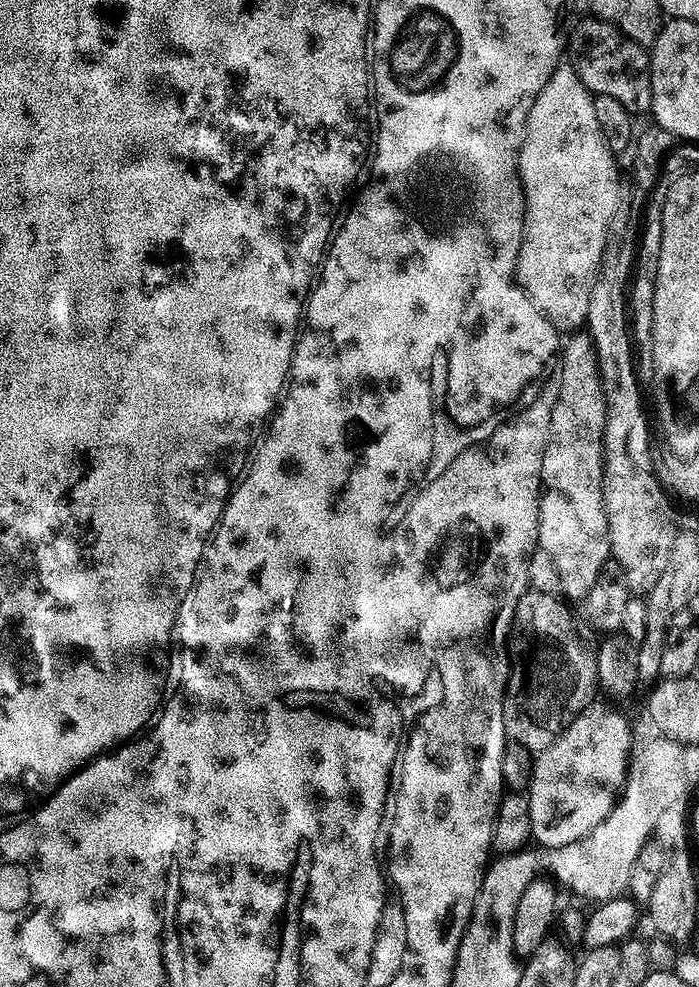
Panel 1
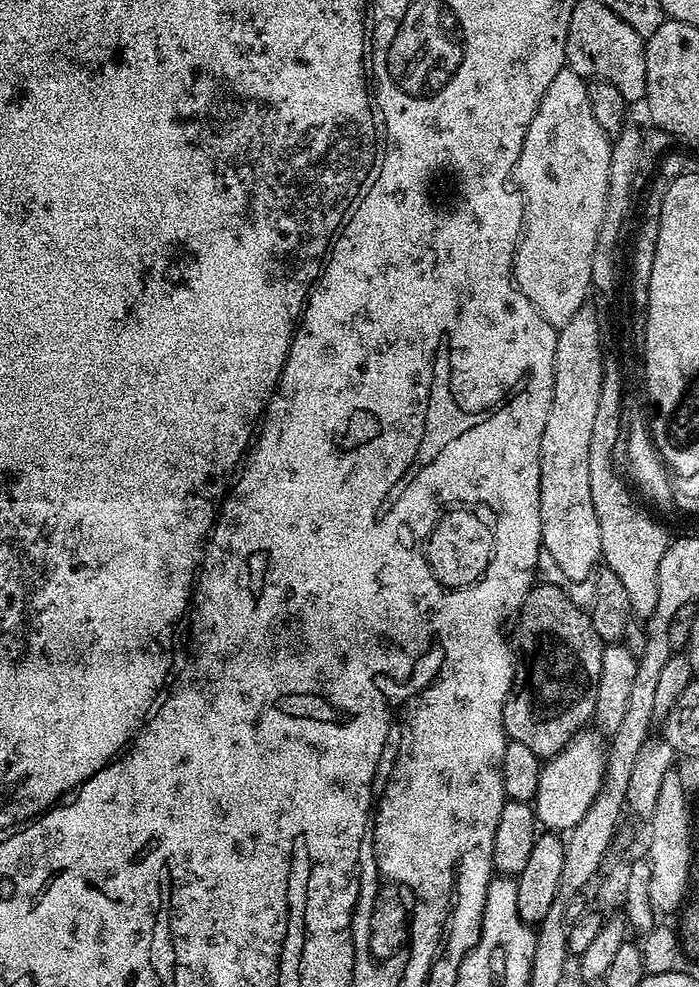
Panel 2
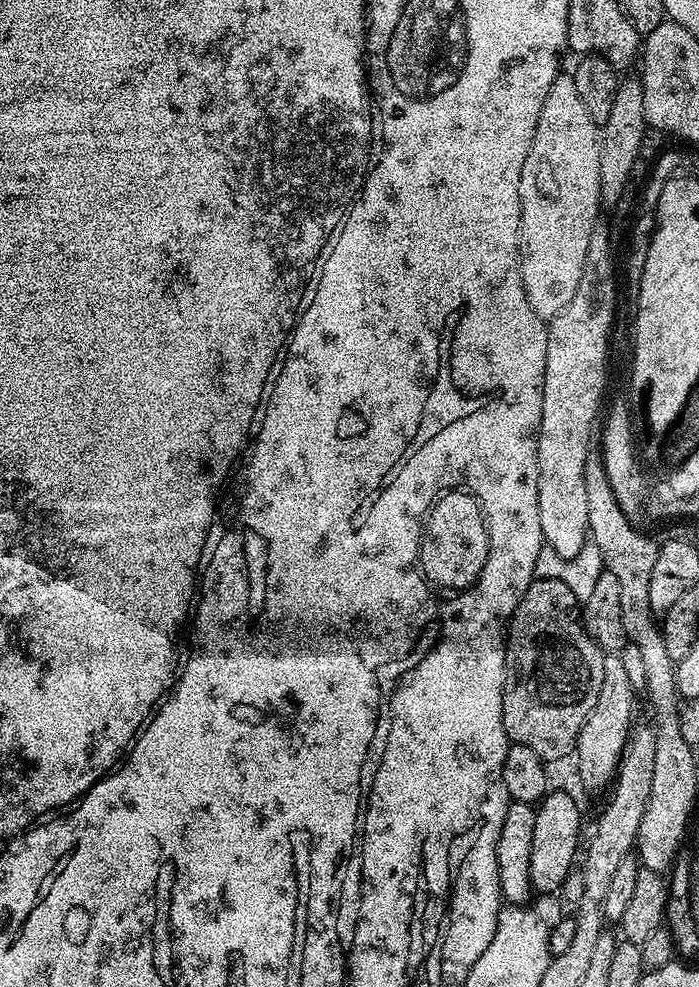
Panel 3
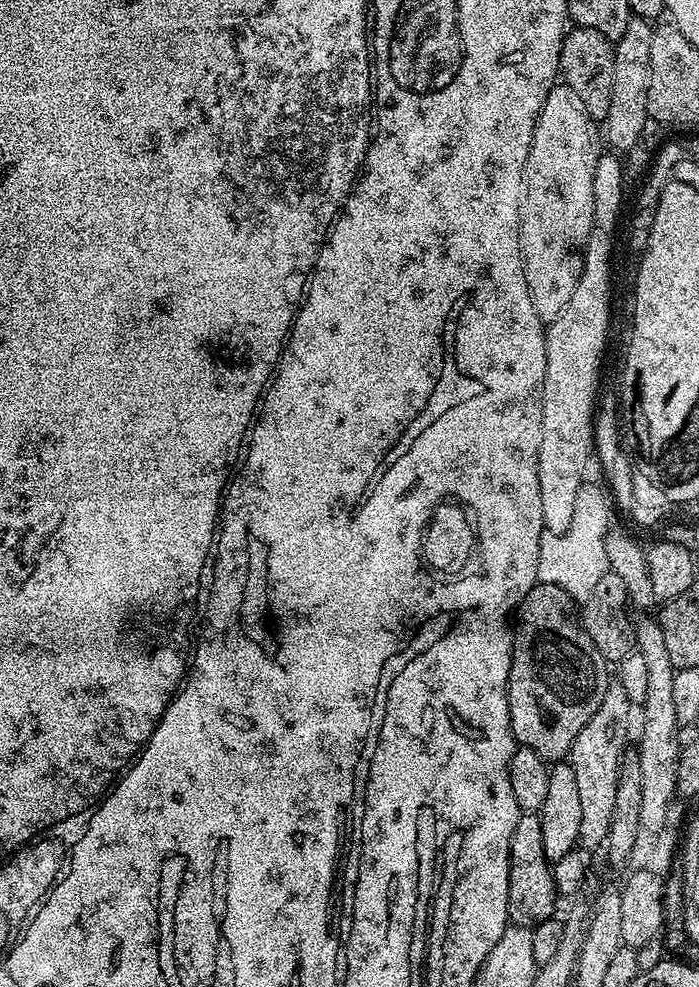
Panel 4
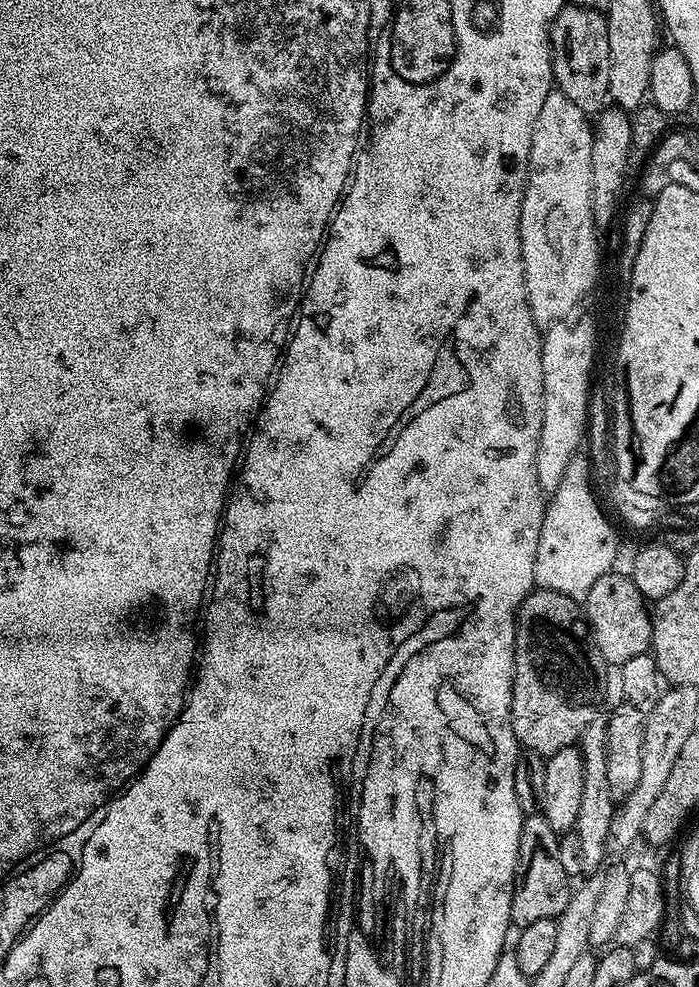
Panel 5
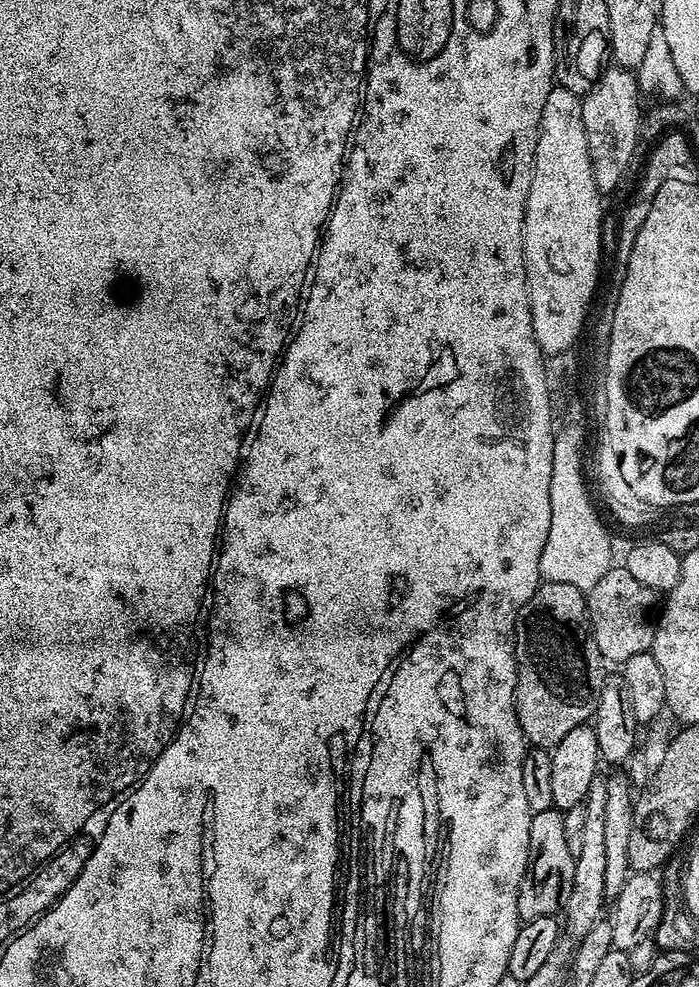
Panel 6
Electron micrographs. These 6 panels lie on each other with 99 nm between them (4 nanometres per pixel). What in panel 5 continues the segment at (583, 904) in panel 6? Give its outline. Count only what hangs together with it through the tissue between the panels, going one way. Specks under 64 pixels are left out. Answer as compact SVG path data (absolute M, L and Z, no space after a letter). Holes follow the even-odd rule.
M597 718L586 726L578 741L578 747L584 759L584 785L582 786L582 806L578 810L578 822L574 831L578 834L578 843L582 845L582 866L584 872L595 873L599 864L607 857L607 835L610 834L611 818L617 805L610 790L610 781L606 775L606 730L608 721Z

